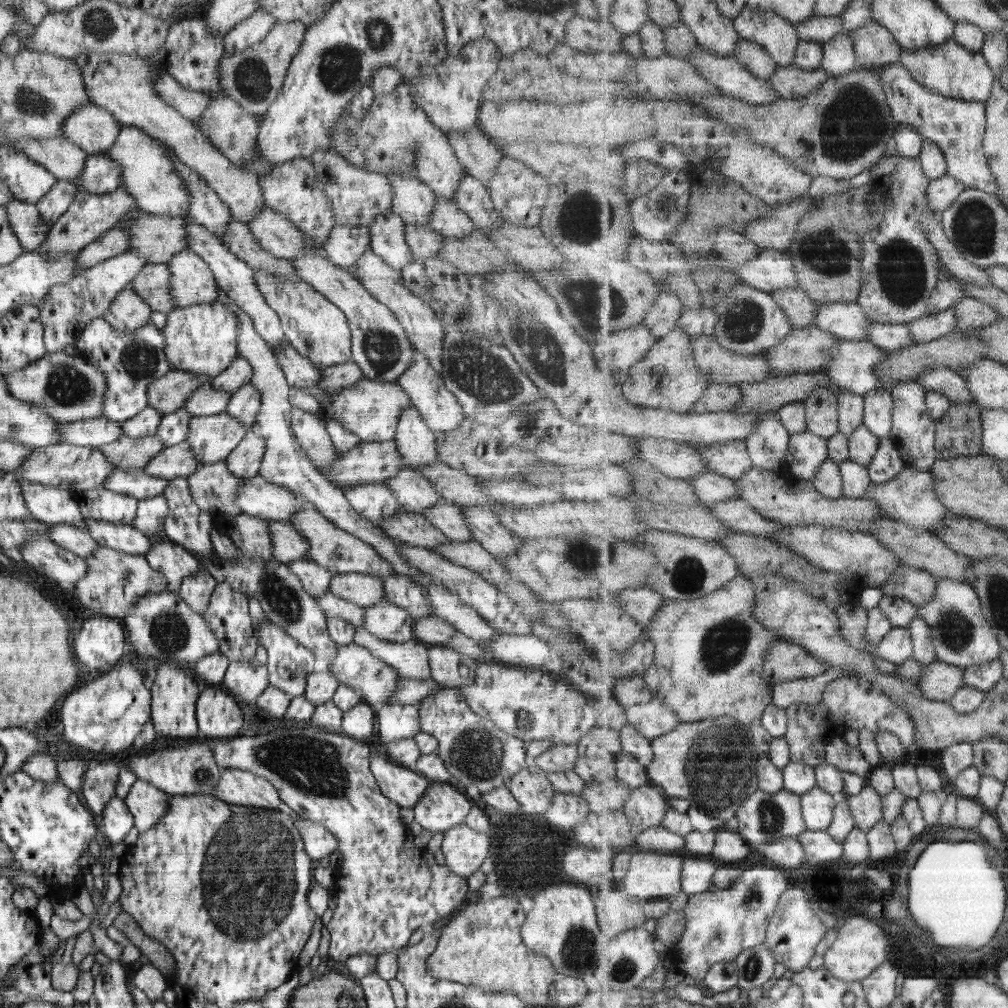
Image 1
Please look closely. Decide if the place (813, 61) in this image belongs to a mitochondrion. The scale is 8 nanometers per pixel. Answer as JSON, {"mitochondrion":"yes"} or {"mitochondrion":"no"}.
{"mitochondrion":"no"}

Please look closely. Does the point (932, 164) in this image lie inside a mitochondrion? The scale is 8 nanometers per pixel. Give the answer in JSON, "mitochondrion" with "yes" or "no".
{"mitochondrion":"no"}

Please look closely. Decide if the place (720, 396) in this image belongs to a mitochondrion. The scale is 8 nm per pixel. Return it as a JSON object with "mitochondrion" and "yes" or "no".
{"mitochondrion":"no"}

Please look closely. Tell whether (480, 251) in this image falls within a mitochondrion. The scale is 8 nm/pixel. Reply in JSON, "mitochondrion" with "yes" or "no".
{"mitochondrion":"no"}

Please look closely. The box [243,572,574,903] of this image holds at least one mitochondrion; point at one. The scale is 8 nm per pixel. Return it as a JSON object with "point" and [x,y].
{"point":[315,769]}

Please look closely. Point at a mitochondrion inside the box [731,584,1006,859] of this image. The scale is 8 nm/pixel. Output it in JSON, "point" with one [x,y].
{"point":[956,631]}

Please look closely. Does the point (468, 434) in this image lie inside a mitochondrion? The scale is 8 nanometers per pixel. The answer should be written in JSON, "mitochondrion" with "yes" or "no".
{"mitochondrion":"no"}

